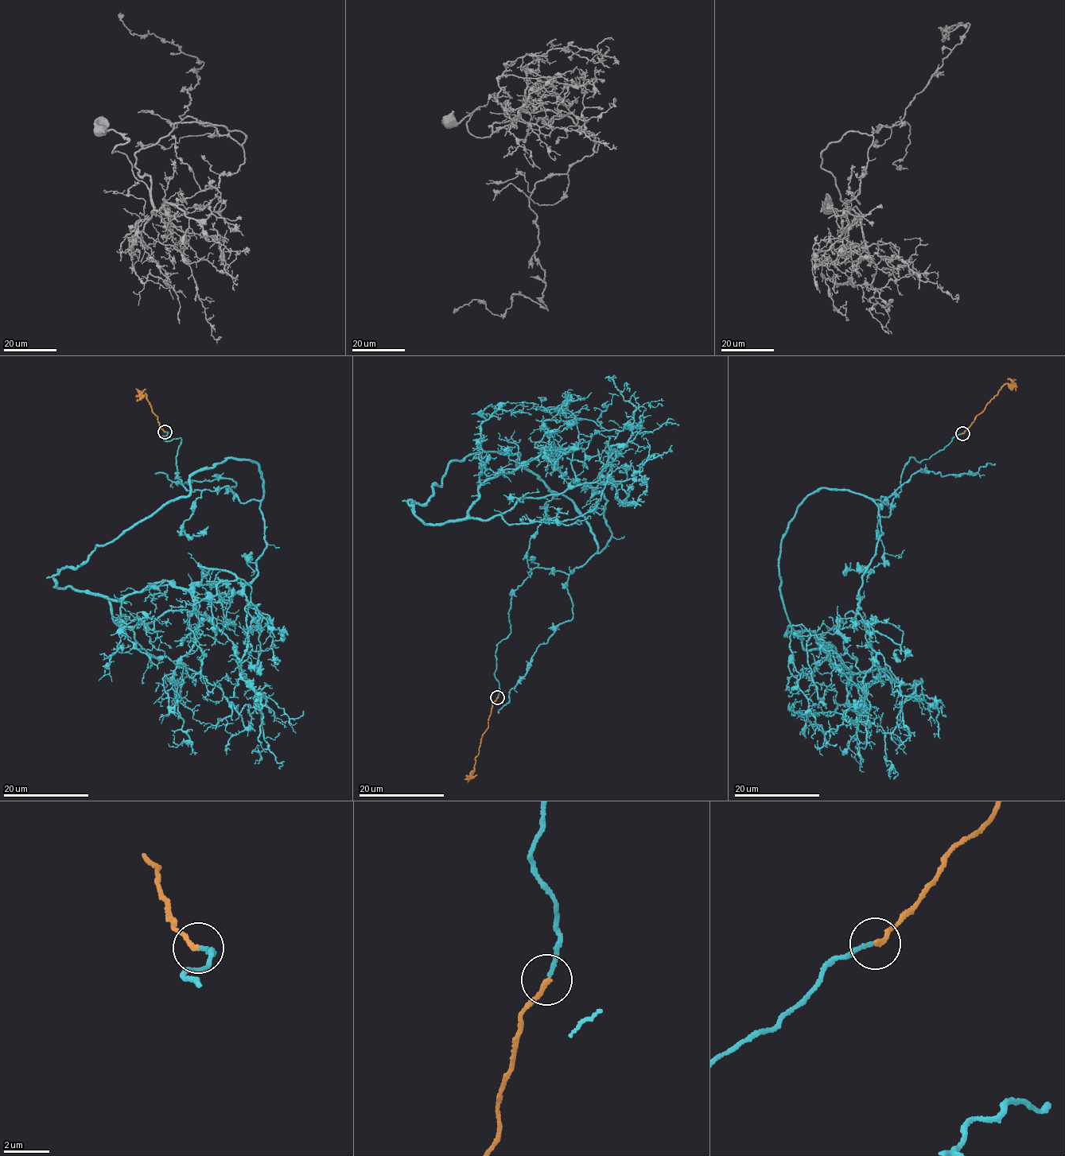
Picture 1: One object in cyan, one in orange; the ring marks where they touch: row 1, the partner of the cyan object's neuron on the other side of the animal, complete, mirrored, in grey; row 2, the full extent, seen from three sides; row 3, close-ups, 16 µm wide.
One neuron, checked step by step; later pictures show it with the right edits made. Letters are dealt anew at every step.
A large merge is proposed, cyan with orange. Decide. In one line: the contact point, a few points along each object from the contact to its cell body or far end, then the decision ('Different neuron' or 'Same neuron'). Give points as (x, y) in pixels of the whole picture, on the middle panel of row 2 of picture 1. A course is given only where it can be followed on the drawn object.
Place: (497, 697). Course of cyan: (498, 696), (514, 591), (600, 552), (608, 500), (544, 451), (470, 508), (597, 480), (635, 409), (610, 380). Course of orange: (497, 697), (488, 719), (487, 727), (483, 734), (474, 771), (464, 779). Same neuron

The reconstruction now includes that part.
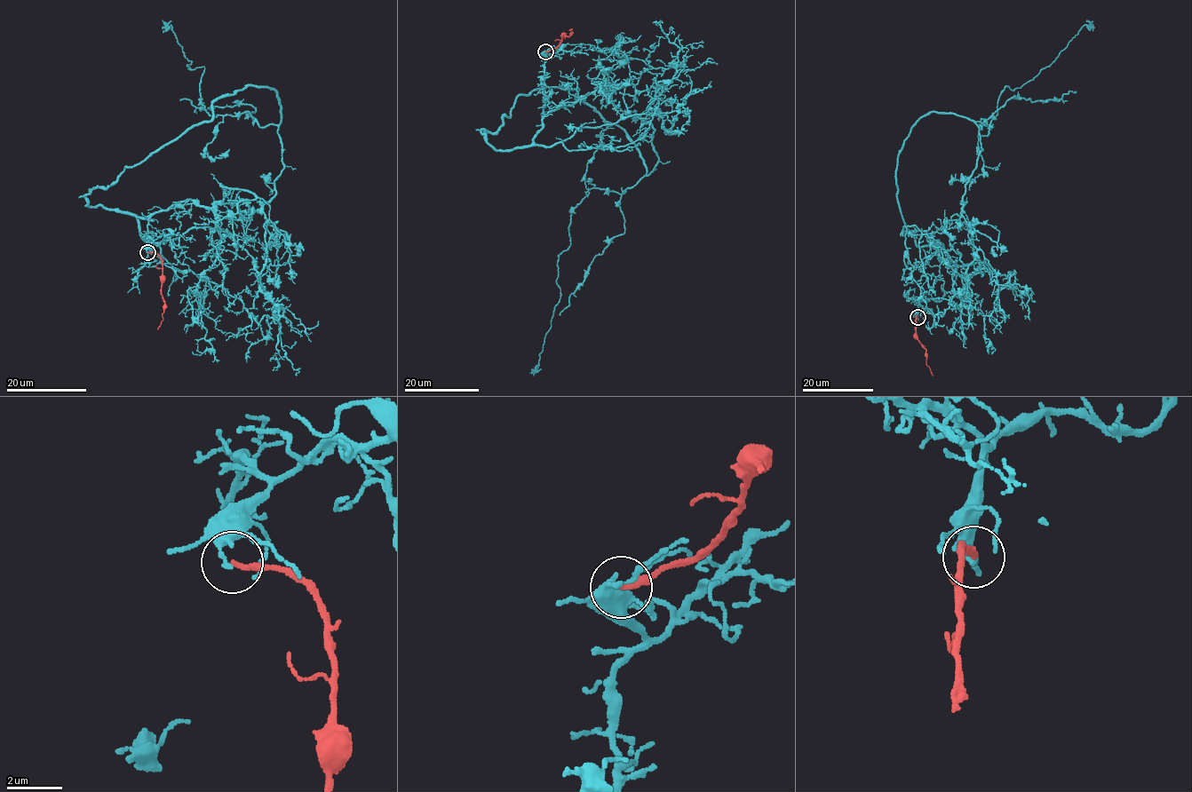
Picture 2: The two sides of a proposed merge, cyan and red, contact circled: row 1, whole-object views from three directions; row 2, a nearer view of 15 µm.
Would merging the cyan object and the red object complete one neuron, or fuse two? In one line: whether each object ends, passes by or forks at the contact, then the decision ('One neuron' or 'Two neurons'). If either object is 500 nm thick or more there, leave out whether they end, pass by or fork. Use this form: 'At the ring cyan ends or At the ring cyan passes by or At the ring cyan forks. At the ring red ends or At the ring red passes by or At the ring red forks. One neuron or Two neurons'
At the ring cyan ends. At the ring red ends. Two neurons

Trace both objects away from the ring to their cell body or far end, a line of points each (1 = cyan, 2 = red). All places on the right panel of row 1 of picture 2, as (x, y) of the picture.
1: (917, 318), (952, 289), (930, 239), (961, 212), (975, 122), (988, 135), (1004, 87), (1090, 21)
2: (917, 317), (916, 336), (925, 349), (926, 365), (933, 376)

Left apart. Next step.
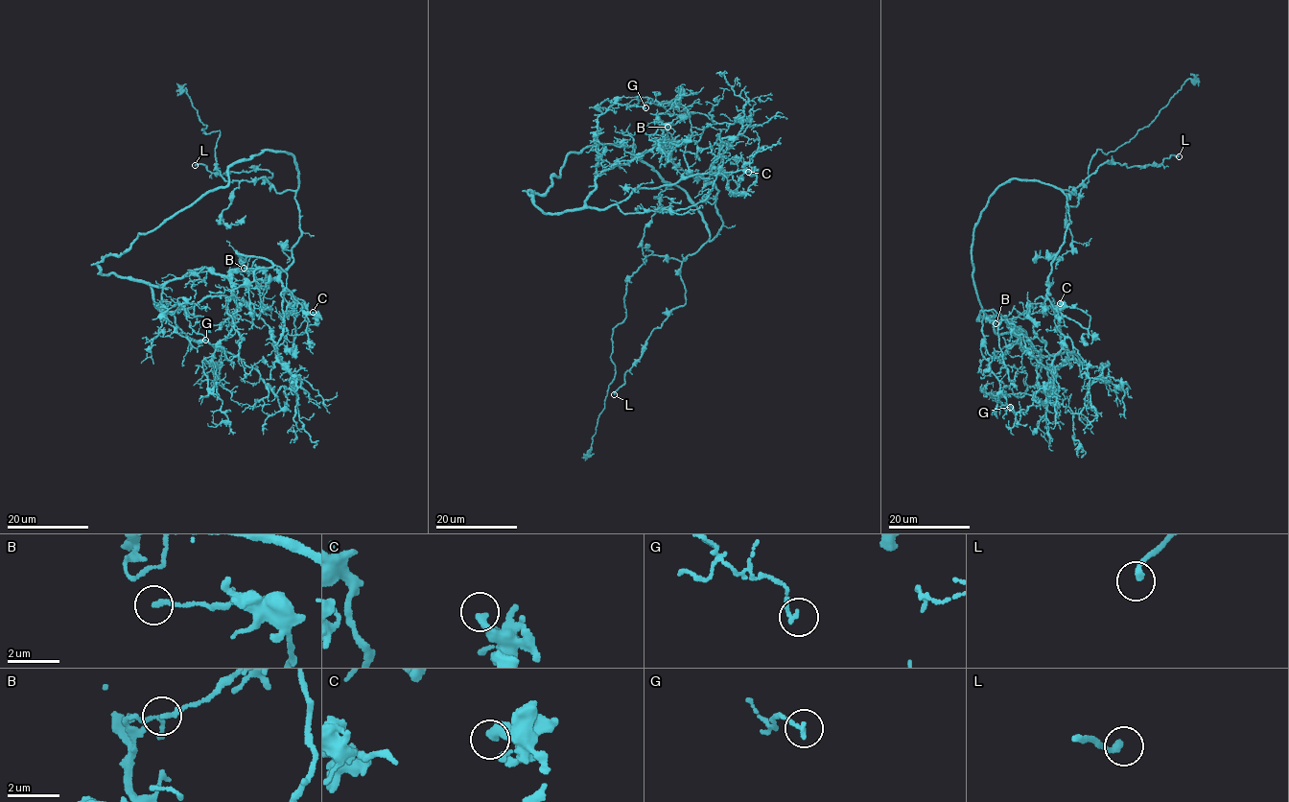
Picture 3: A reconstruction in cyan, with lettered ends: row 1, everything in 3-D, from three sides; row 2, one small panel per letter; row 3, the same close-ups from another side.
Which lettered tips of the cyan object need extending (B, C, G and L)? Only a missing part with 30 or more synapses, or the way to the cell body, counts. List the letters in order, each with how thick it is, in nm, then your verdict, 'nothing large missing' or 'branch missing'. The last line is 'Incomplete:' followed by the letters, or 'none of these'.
B: 130 nm | nothing large missing
C: 360 nm | nothing large missing
G: 140 nm | nothing large missing
L: 240 nm | branch missing
Incomplete: L

